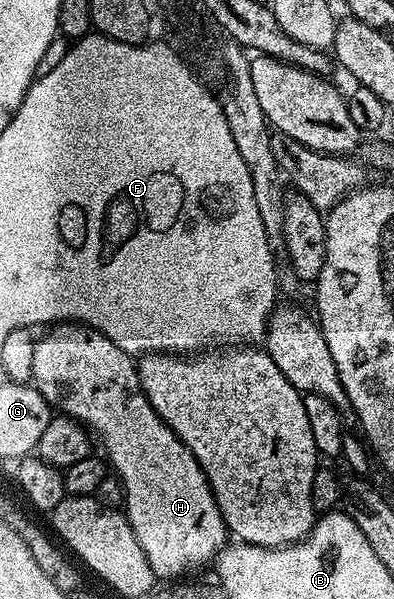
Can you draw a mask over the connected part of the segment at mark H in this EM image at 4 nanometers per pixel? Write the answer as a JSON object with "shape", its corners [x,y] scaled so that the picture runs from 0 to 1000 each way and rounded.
{"shape":[[[157,538],[119,554],[127,556],[109,568],[104,563],[86,578],[81,639],[124,671],[129,683],[198,703],[236,723],[246,740],[249,735],[259,740],[256,753],[310,810],[320,868],[335,878],[335,891],[345,891],[345,905],[355,905],[355,918],[365,918],[365,932],[376,932],[376,945],[393,963],[462,965],[470,955],[492,955],[530,935],[536,940],[579,907],[574,873],[548,845],[528,798],[497,771],[487,751],[467,745],[457,730],[411,703],[406,691],[396,691],[376,671],[355,644],[343,596],[216,541]]]}

